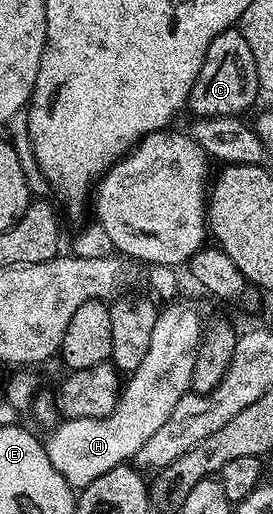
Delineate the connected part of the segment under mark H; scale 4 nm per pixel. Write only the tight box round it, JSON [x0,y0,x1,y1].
[45,301,204,489]

